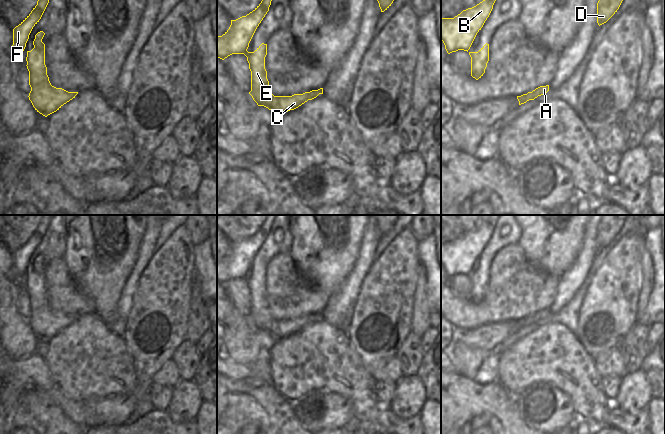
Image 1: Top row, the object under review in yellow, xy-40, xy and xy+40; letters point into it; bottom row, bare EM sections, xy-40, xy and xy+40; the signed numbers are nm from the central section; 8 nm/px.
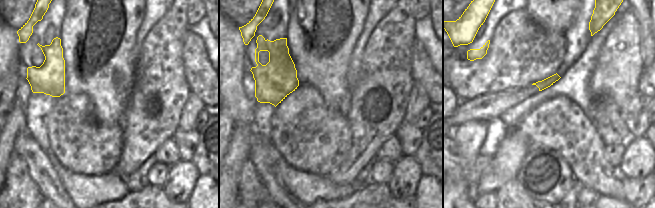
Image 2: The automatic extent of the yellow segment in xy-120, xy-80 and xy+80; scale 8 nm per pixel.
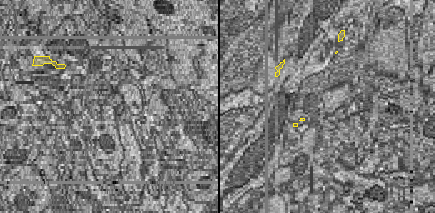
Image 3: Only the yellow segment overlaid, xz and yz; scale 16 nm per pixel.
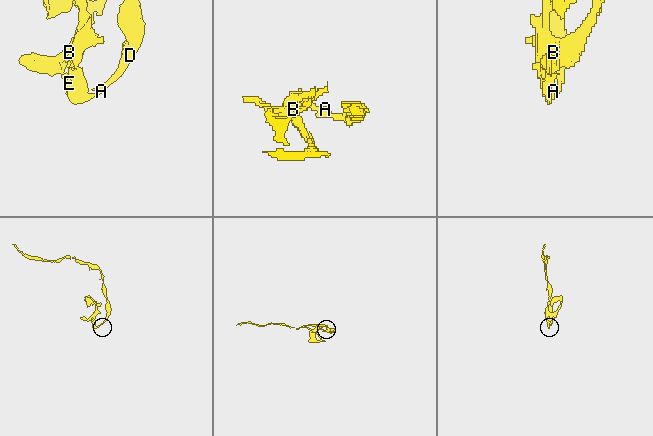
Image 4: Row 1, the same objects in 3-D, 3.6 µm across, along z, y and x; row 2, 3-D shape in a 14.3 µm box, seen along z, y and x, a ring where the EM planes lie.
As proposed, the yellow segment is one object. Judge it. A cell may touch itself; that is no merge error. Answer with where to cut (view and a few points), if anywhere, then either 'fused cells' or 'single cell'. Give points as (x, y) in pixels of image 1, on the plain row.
cut in xy along (303, 317), (318, 318); fused cells

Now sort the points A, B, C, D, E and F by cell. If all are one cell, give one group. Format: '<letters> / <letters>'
A D / B C E F

